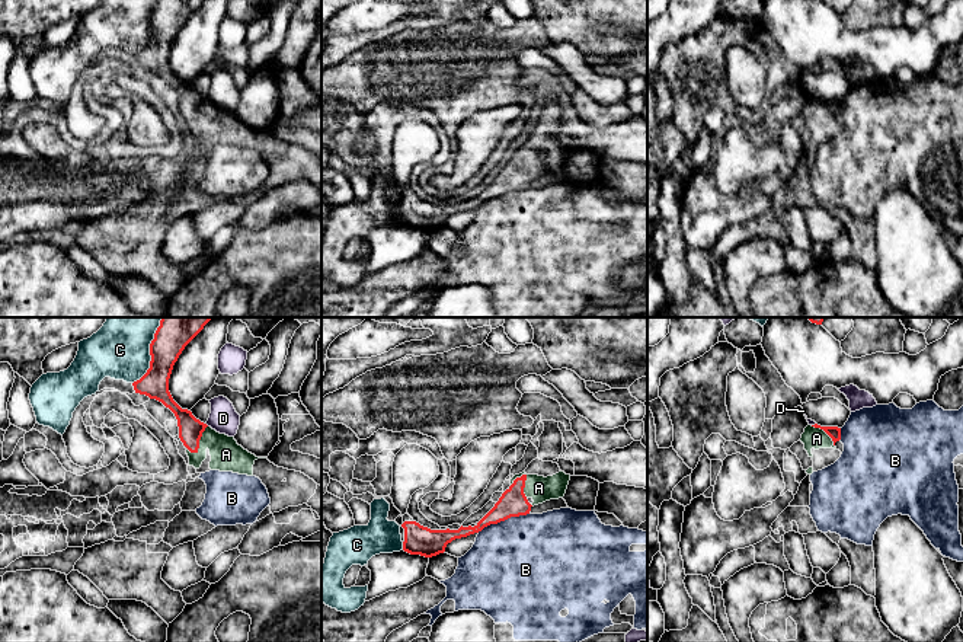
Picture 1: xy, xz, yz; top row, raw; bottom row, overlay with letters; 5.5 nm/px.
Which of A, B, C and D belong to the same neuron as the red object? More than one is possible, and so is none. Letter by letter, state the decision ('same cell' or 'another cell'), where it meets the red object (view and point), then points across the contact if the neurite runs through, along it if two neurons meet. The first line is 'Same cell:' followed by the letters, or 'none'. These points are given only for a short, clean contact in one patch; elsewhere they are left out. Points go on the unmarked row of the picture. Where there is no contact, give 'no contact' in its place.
Same cell: A
A: same cell; meets red in xz at (524, 159); runs through xz (512, 176), (524, 159), (538, 162)
B: another cell; meets red in xz at (504, 194)
C: another cell; meets red in xy at (150, 28)
D: another cell; meets red in yz at (815, 98)

